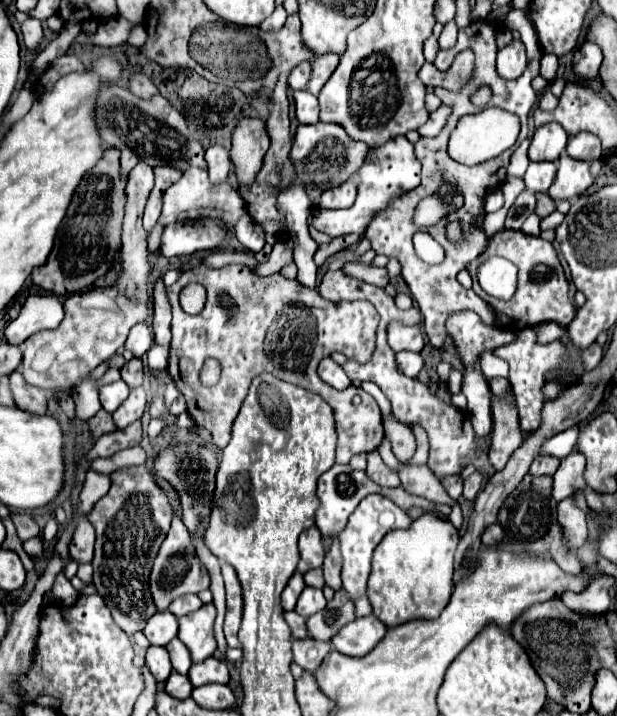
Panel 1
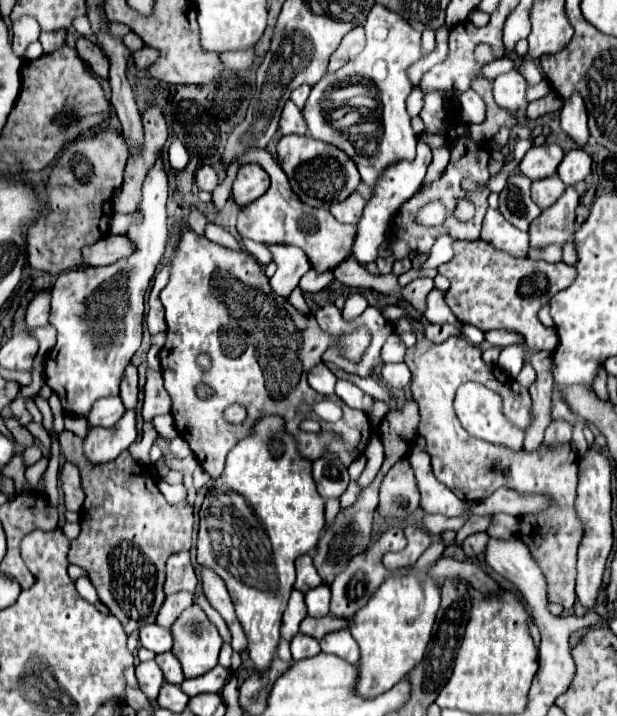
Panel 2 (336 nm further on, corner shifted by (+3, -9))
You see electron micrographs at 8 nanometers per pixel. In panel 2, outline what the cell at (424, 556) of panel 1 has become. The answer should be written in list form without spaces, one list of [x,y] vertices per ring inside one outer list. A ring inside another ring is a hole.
[[[412,571],[406,577],[390,577],[378,587],[366,607],[356,611],[350,625],[350,633],[360,647],[360,673],[354,693],[366,699],[378,697],[402,681],[422,661],[438,607],[440,587],[426,575],[426,571]]]

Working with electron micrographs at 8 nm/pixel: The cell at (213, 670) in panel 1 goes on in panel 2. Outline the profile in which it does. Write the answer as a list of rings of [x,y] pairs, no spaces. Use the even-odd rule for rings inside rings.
[[[216,665],[212,671],[204,673],[200,677],[184,679],[184,683],[180,687],[182,687],[182,691],[186,691],[188,697],[194,697],[200,693],[220,693],[224,683],[228,681],[228,675],[230,675],[228,669],[224,669],[222,665]]]

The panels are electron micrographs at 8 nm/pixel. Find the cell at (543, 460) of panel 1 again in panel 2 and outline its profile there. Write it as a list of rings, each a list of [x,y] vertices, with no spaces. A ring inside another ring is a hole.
[[[552,421],[548,427],[546,427],[546,437],[544,437],[544,443],[548,445],[560,445],[560,443],[568,443],[572,439],[572,427],[568,421]]]

